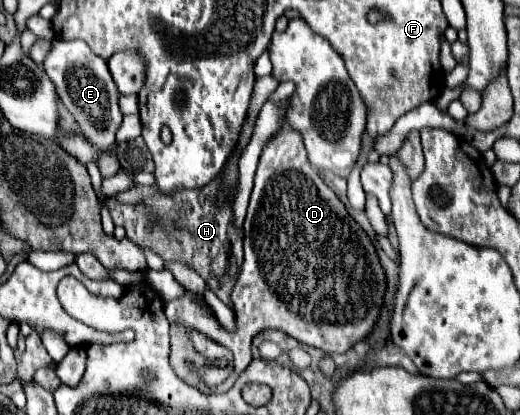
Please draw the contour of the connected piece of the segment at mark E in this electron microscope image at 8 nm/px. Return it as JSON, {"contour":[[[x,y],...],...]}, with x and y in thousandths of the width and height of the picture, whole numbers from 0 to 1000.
{"contour":[[[102,96],[98,125],[83,154],[90,183],[106,198],[110,231],[140,275],[152,299],[160,328],[190,361],[210,361],[221,347],[221,323],[237,294],[237,275],[229,260],[229,217],[210,178],[206,149],[190,140],[160,96]]]}

